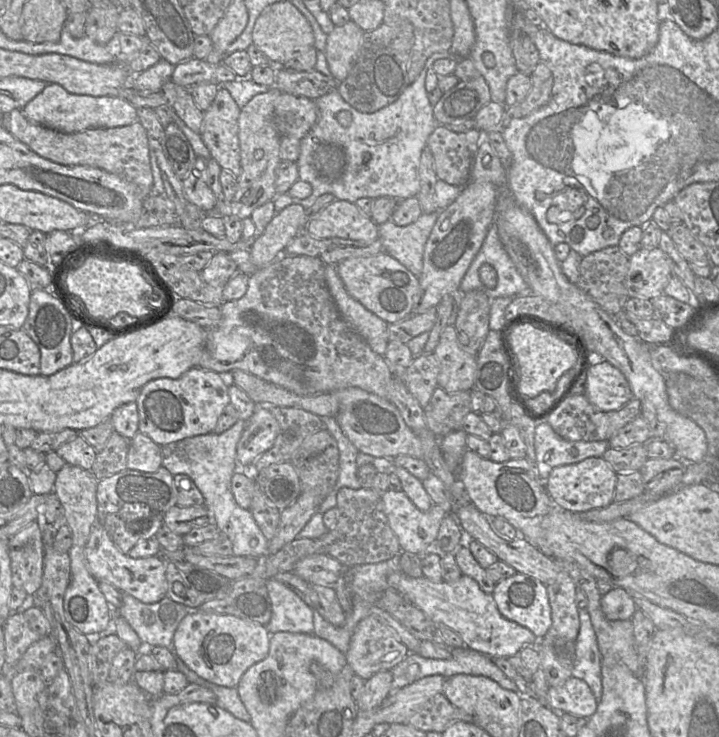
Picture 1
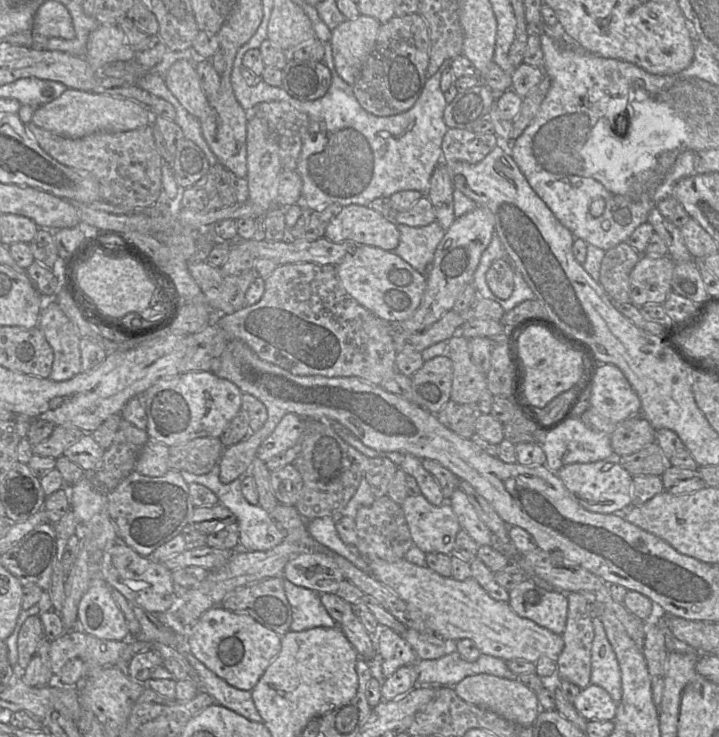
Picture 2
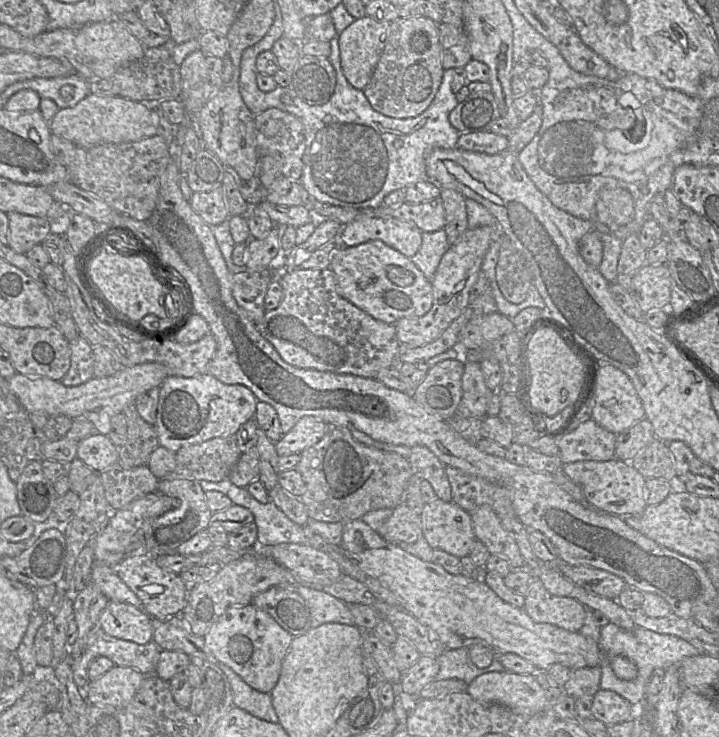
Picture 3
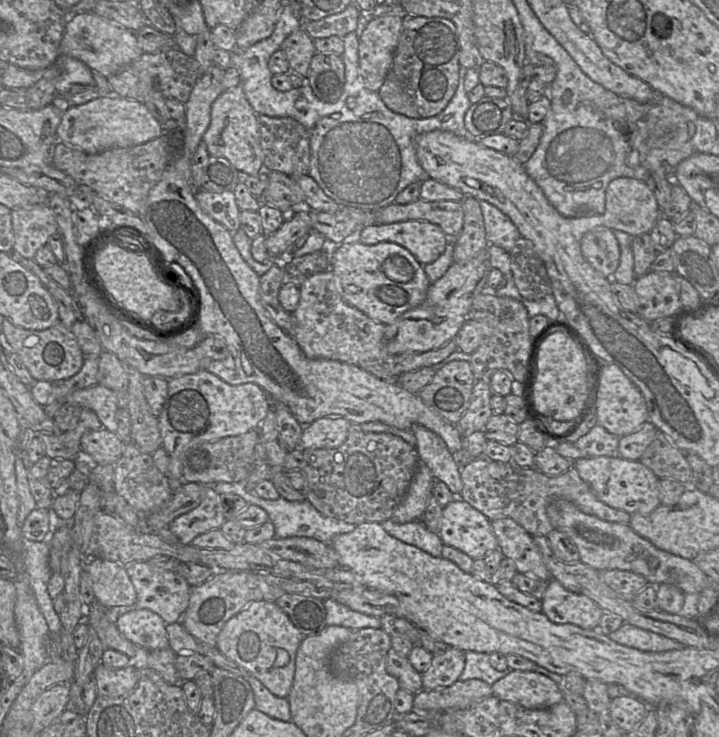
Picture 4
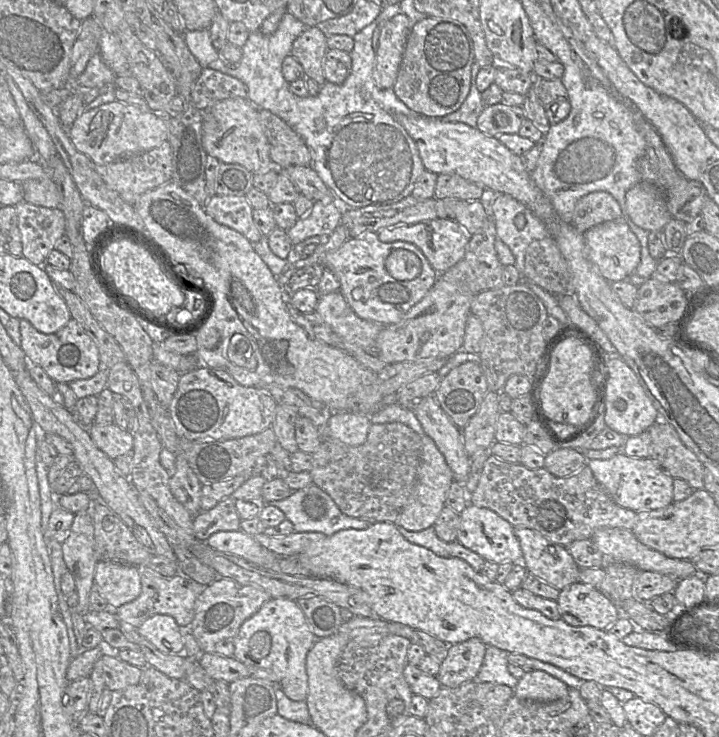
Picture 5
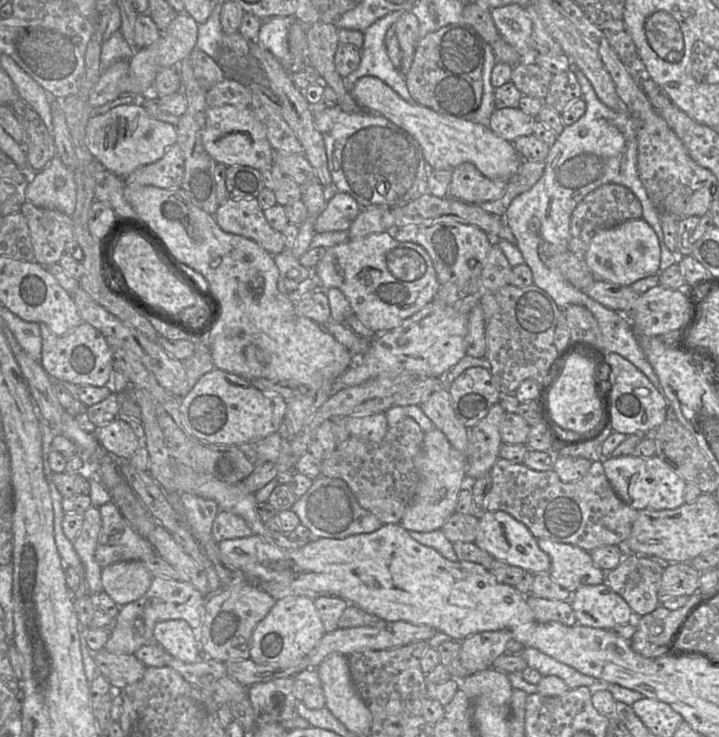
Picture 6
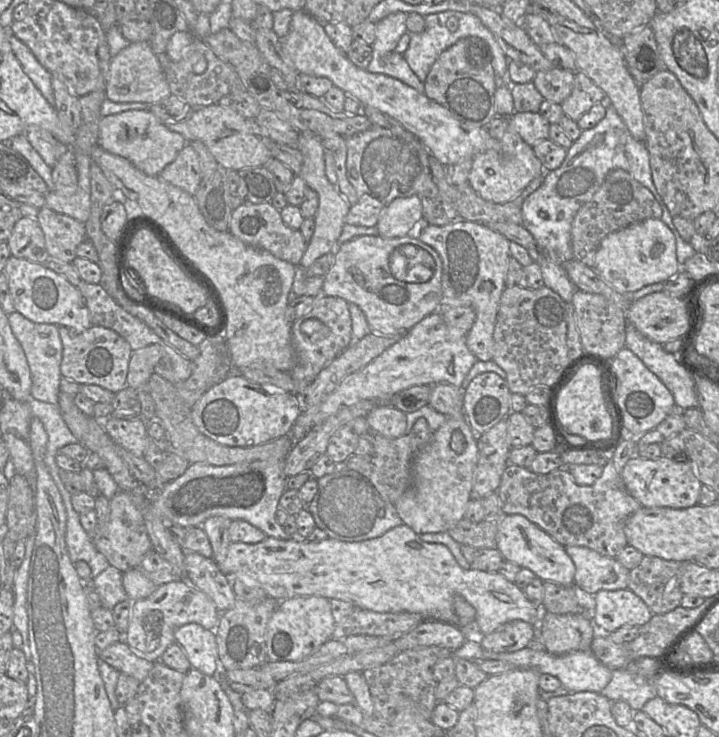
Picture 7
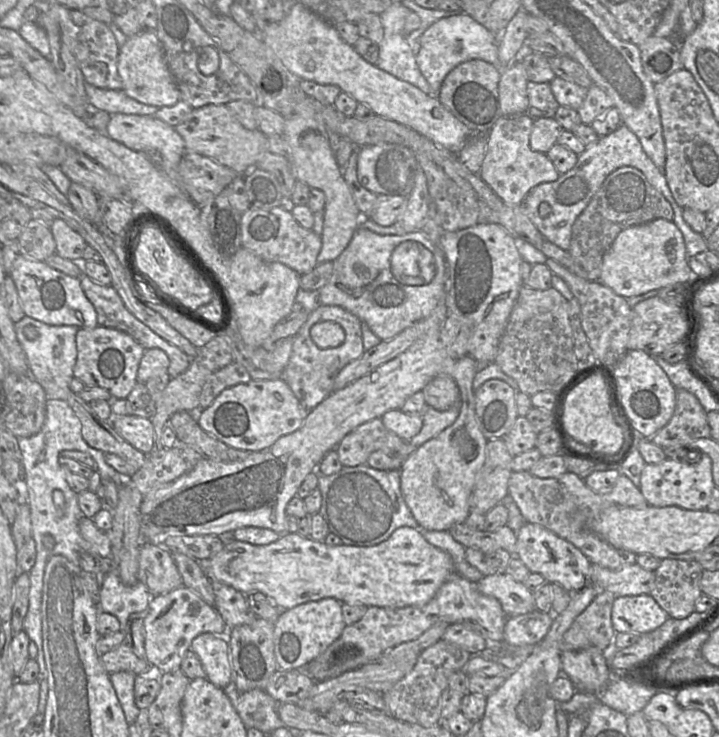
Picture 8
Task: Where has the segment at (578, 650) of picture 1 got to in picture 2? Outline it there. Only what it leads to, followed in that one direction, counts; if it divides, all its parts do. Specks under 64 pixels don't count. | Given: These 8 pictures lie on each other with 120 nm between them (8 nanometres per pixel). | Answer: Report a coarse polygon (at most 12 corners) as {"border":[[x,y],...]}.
{"border":[[592,619],[591,684],[618,703],[621,674],[603,622]]}

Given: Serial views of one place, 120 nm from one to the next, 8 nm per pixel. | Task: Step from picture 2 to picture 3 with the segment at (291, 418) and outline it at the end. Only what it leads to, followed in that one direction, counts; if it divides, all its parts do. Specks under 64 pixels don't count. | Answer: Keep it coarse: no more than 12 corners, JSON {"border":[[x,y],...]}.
{"border":[[302,417],[276,443],[279,456],[301,453],[316,444],[328,424]]}

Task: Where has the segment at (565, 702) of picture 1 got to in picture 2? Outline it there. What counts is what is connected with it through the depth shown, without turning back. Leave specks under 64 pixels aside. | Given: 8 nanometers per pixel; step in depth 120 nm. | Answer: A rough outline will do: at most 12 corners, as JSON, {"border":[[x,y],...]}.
{"border":[[594,684],[572,704],[588,721],[611,721],[617,703]]}

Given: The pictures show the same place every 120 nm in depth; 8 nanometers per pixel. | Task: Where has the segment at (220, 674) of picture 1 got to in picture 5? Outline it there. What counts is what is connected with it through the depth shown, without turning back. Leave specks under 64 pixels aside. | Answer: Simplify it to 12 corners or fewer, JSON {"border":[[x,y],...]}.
{"border":[[296,600],[241,625],[233,657],[306,701],[317,639]]}

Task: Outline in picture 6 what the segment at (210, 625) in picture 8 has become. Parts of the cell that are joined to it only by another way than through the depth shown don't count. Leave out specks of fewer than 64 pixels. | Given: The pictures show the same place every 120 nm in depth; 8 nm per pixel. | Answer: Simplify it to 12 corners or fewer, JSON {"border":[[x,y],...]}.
{"border":[[153,577],[122,606],[104,650],[134,654],[161,621],[201,628],[206,597],[189,582]]}

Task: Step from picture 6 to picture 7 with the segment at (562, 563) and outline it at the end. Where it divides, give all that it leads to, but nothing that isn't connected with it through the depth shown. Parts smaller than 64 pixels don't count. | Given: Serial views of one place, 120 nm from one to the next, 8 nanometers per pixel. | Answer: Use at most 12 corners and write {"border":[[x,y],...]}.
{"border":[[564,547],[574,586],[591,595],[627,589],[629,572],[615,558]]}

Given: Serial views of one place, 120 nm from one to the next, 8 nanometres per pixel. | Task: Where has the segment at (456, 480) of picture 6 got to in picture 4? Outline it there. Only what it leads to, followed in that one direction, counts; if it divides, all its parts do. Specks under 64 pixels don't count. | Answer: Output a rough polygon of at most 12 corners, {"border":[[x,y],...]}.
{"border":[[418,459],[406,495],[392,519],[421,519],[432,496],[434,477]]}

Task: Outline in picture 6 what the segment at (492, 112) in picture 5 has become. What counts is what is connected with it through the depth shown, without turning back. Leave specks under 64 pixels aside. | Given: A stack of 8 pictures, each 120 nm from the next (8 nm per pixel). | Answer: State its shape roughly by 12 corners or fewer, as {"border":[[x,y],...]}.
{"border":[[518,108],[492,113],[488,127],[513,143],[533,135],[536,121]]}

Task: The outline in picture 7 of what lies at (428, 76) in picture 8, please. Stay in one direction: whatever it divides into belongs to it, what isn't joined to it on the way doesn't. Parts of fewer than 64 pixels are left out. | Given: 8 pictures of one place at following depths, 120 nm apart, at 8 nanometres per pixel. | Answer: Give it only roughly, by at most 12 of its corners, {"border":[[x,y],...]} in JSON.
{"border":[[469,12],[424,17],[419,34],[404,34],[396,50],[420,80],[461,38],[485,41],[498,83],[509,83],[493,34]]}

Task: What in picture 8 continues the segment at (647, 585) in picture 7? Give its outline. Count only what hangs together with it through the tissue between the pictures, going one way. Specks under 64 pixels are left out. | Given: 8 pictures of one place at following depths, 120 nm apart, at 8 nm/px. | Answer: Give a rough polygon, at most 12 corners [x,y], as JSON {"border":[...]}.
{"border":[[662,559],[650,596],[684,619],[702,596],[696,560]]}

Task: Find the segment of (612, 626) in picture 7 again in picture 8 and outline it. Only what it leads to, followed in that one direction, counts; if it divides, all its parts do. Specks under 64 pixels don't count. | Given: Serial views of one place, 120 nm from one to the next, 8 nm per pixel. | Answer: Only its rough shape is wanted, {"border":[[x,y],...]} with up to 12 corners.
{"border":[[650,595],[618,596],[614,630],[638,635],[670,618]]}

